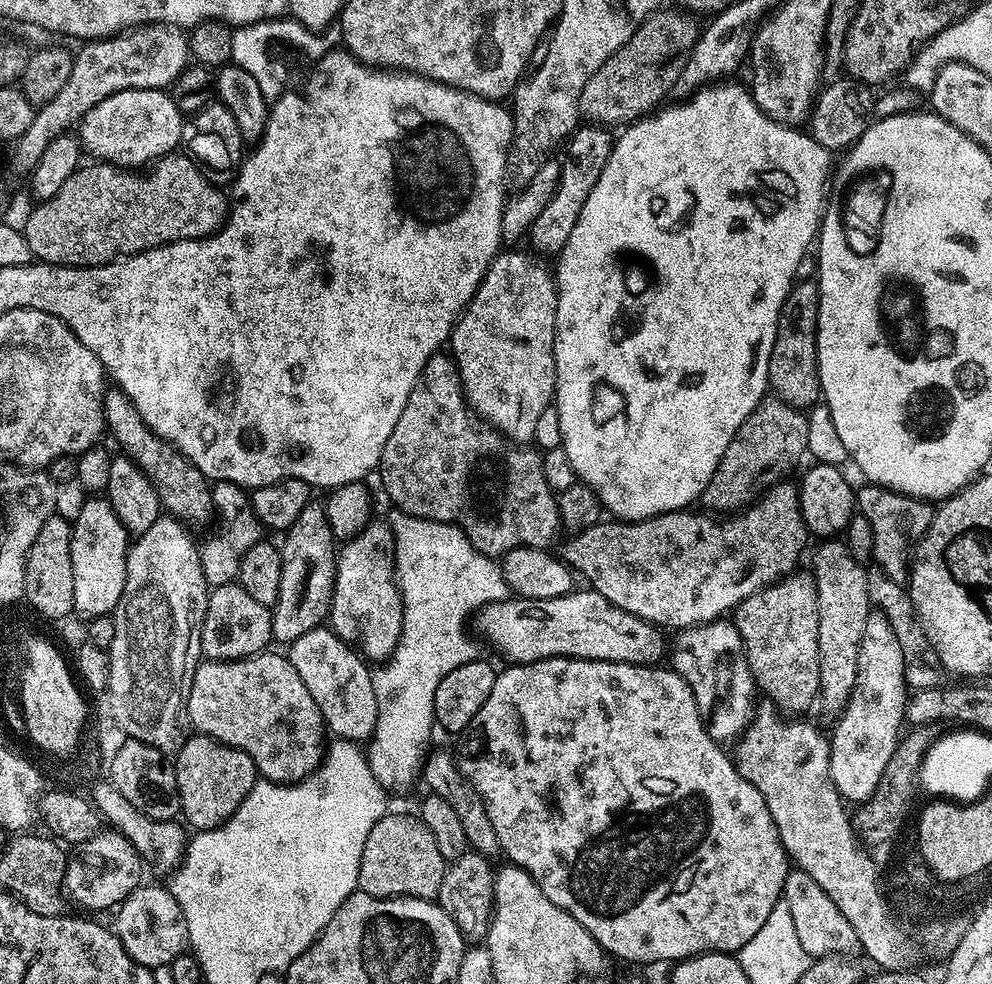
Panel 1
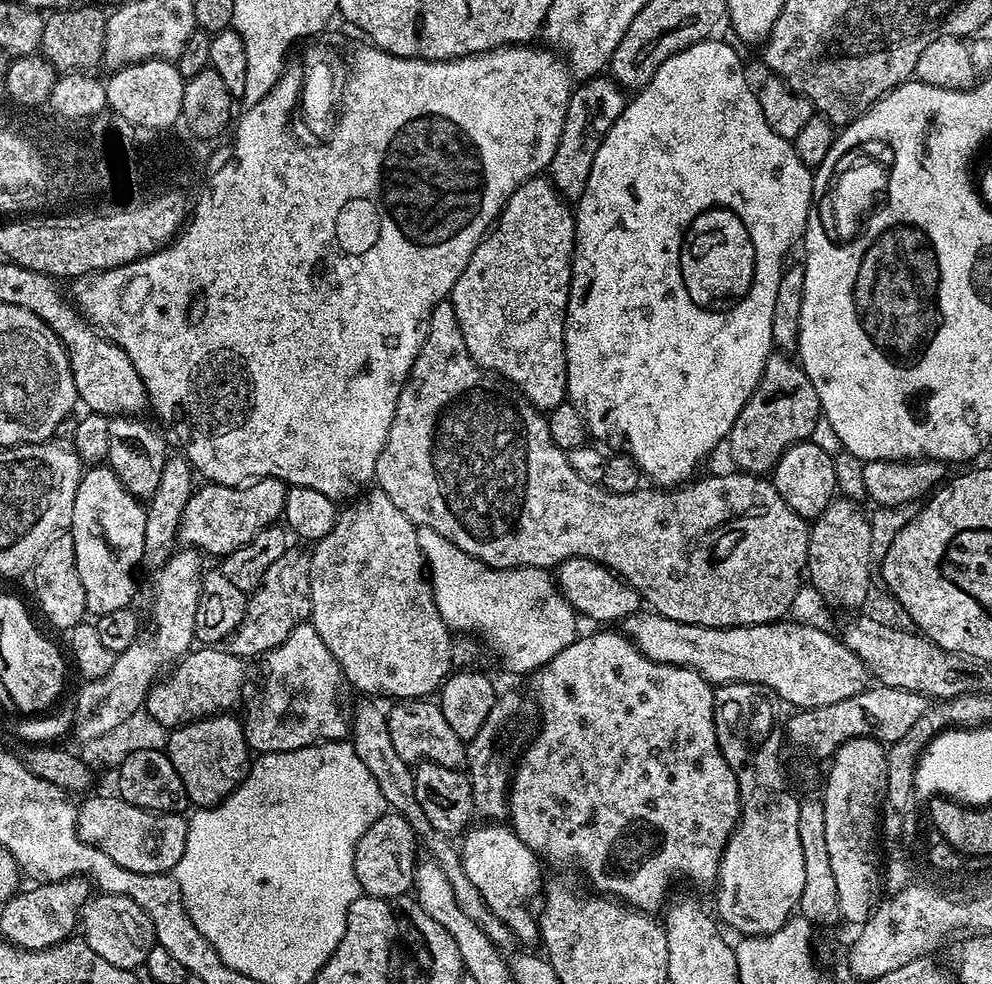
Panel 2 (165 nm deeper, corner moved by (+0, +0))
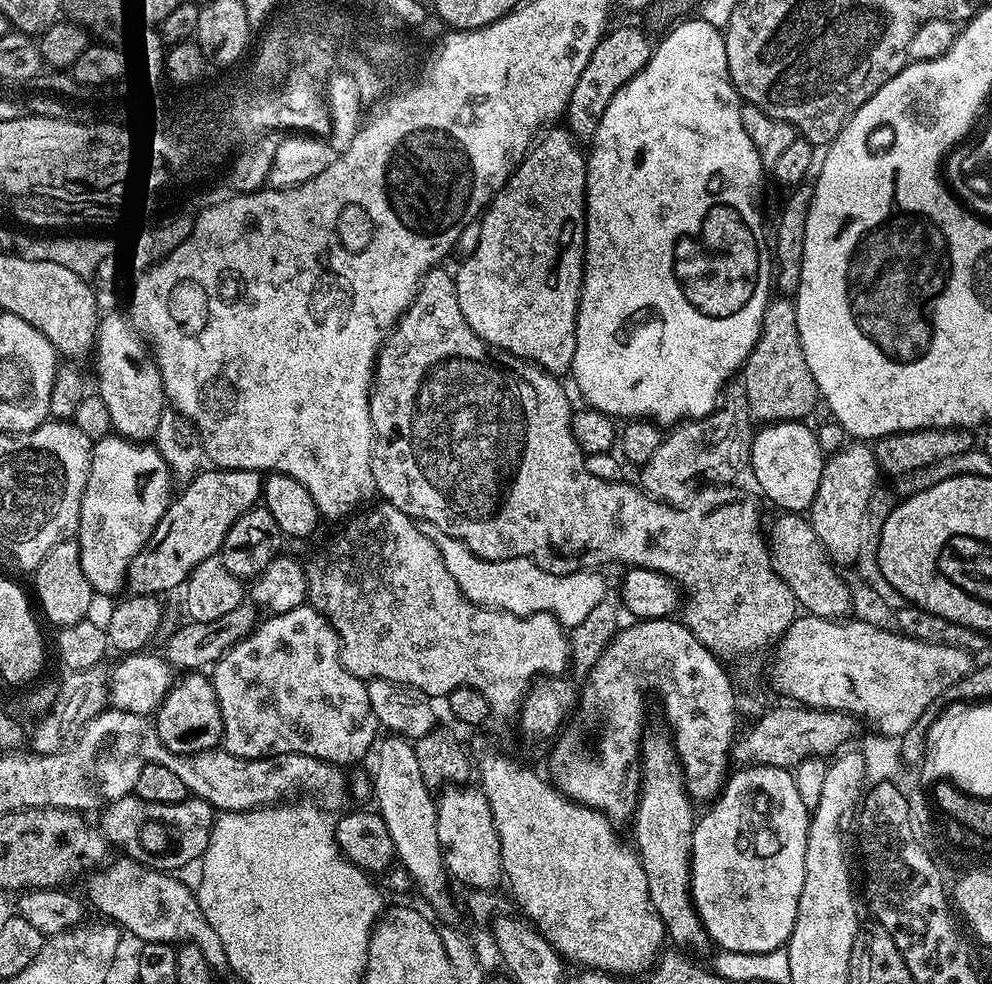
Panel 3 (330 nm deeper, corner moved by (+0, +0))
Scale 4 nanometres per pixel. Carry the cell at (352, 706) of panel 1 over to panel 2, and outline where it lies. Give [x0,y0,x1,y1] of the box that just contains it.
[350,704,518,950]

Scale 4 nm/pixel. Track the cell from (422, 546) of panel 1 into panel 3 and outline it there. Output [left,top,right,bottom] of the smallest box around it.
[419,523,606,630]

